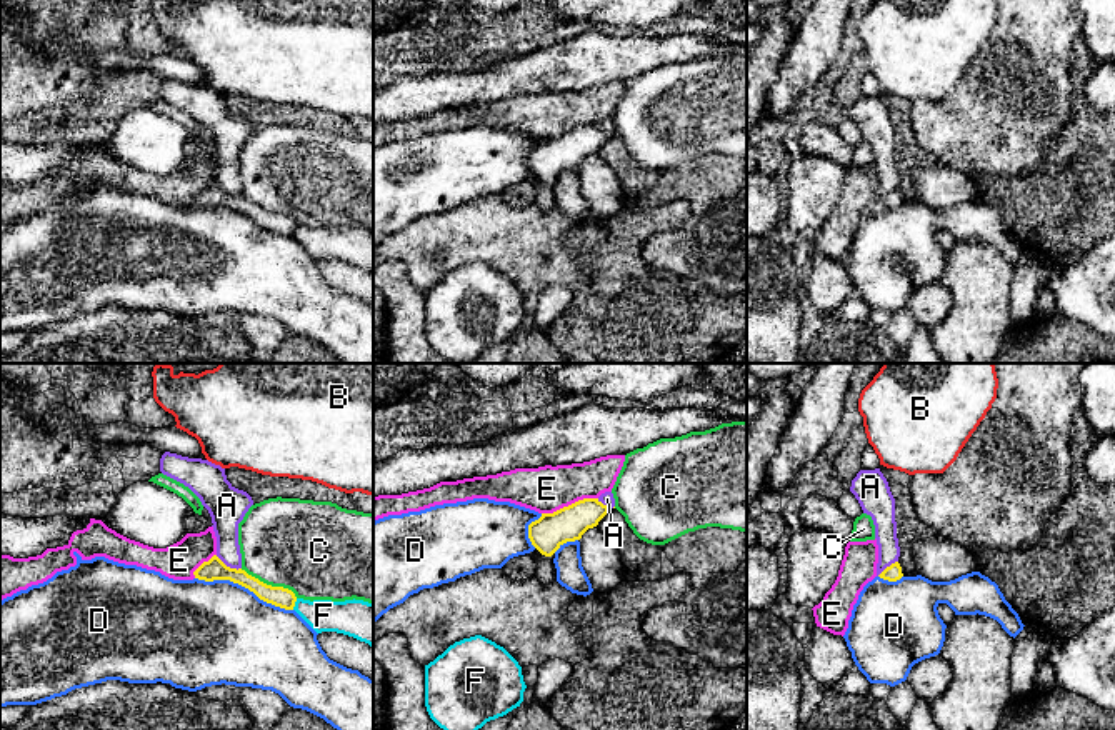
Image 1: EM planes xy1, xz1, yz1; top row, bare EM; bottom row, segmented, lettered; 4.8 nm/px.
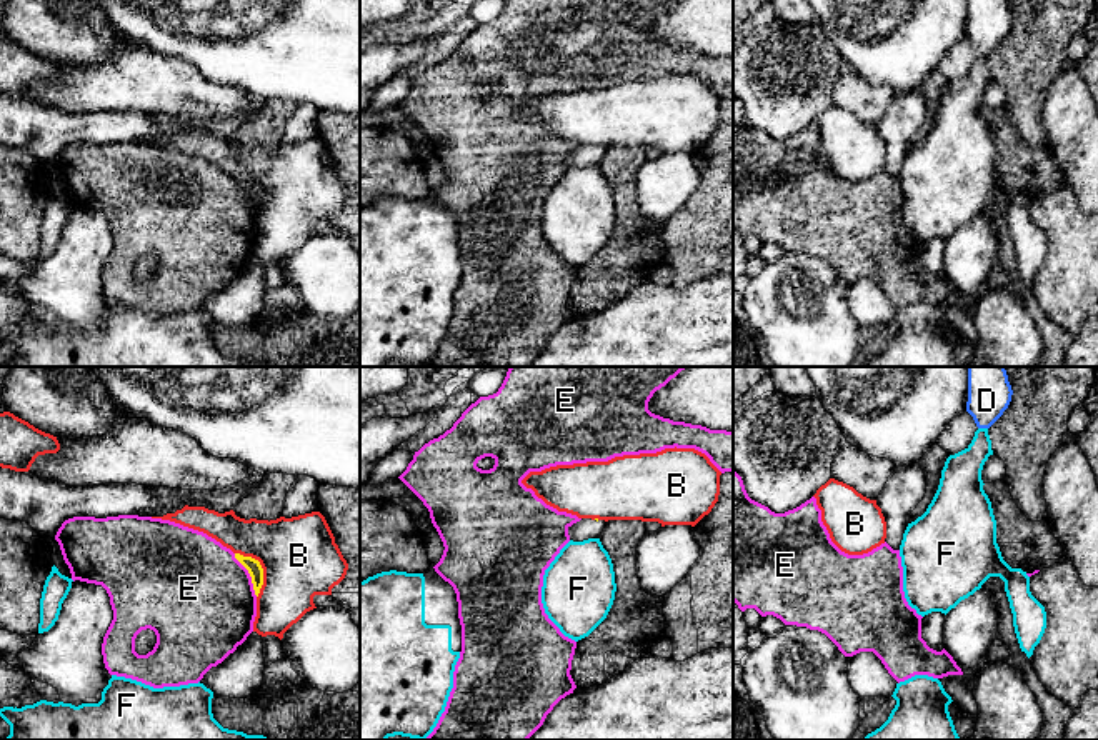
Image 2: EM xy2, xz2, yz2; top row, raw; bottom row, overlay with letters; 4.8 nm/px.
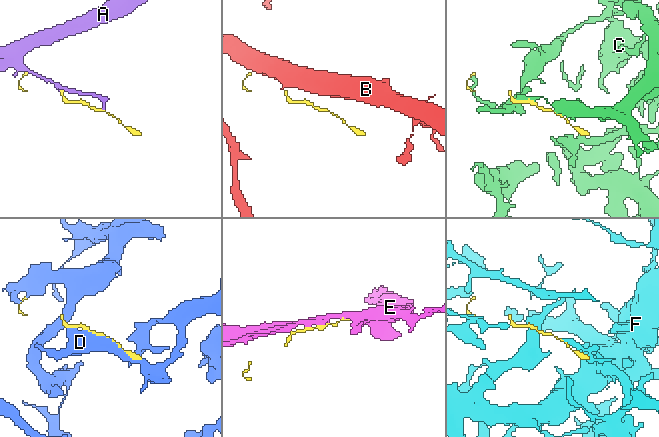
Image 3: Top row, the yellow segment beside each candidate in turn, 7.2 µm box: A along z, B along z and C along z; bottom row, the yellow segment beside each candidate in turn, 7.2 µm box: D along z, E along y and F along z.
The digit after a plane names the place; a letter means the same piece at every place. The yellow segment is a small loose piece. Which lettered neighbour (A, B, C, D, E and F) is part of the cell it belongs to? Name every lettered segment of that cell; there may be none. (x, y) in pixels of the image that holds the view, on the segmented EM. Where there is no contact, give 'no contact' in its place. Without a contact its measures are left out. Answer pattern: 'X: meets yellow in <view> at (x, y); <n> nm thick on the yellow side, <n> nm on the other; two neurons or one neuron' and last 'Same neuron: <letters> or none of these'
A: meets yellow in xy1 at (229, 567); 100 nm thick on the yellow side, 140 nm on the other; two neurons
B: meets yellow in xy2 at (262, 569); 70 nm thick on the yellow side, 380 nm on the other; two neurons
C: meets yellow in xy1 at (269, 585); 100 nm thick on the yellow side, 440 nm on the other; two neurons
D: meets yellow in xy1 at (244, 585); 100 nm thick on the yellow side, 480 nm on the other; two neurons
E: meets yellow in xz1 at (569, 505); 170 nm thick on the yellow side, 220 nm on the other; two neurons
F: meets yellow in xy1 at (294, 604); 100 nm thick on the yellow side, 160 nm on the other; two neurons
Same neuron: none of these

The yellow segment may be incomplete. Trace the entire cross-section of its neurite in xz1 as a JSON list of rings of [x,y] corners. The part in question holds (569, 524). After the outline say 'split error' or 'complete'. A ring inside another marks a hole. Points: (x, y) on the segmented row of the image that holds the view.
[[[598,498],[578,500],[553,513],[542,513],[528,525],[528,538],[542,555],[552,557],[563,543],[580,540],[610,510]]]; complete

